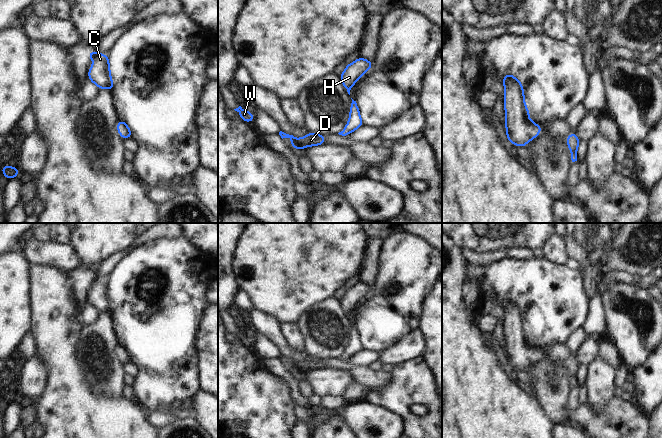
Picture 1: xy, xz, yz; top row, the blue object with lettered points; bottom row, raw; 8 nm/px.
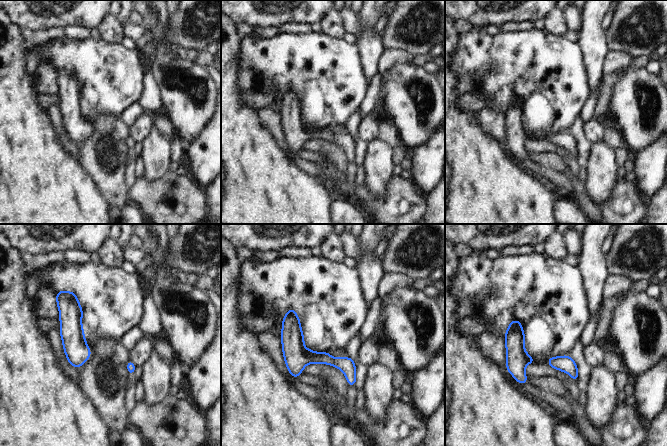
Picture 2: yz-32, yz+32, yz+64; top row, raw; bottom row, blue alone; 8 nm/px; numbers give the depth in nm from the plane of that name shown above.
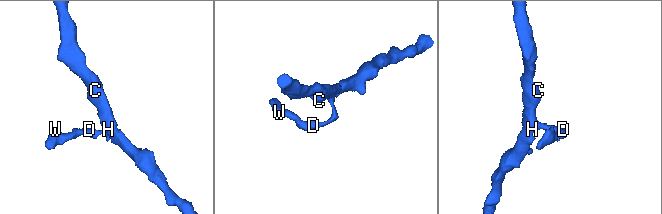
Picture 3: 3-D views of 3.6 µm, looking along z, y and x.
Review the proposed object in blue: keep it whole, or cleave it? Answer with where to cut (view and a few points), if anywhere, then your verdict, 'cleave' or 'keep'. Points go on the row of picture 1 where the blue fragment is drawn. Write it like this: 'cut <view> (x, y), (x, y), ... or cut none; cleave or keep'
cut none; keep

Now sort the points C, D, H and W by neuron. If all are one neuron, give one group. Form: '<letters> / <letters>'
C D H W

